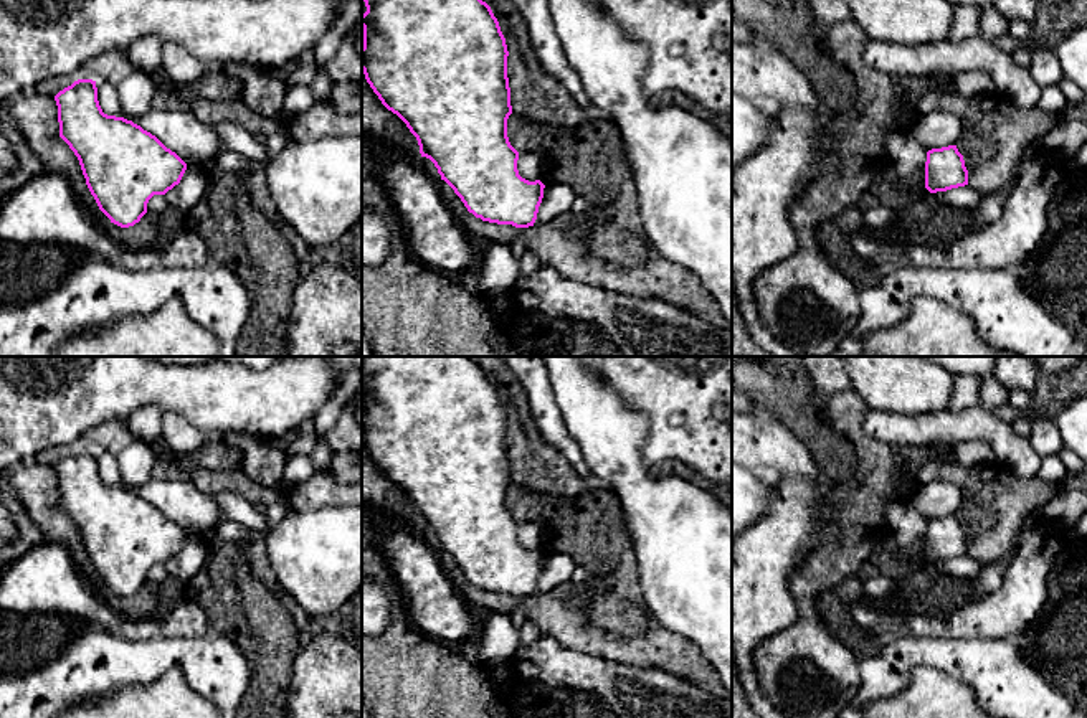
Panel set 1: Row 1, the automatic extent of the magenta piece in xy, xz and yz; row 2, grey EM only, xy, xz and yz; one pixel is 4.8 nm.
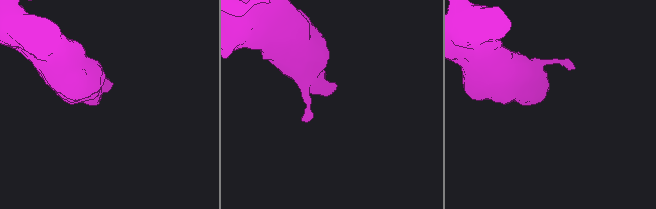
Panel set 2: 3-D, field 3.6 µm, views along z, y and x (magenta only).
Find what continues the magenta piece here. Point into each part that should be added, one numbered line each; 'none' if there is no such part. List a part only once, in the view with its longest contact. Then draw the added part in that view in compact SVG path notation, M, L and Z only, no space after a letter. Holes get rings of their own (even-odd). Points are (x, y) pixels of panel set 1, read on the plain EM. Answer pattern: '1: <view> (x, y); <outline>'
none

